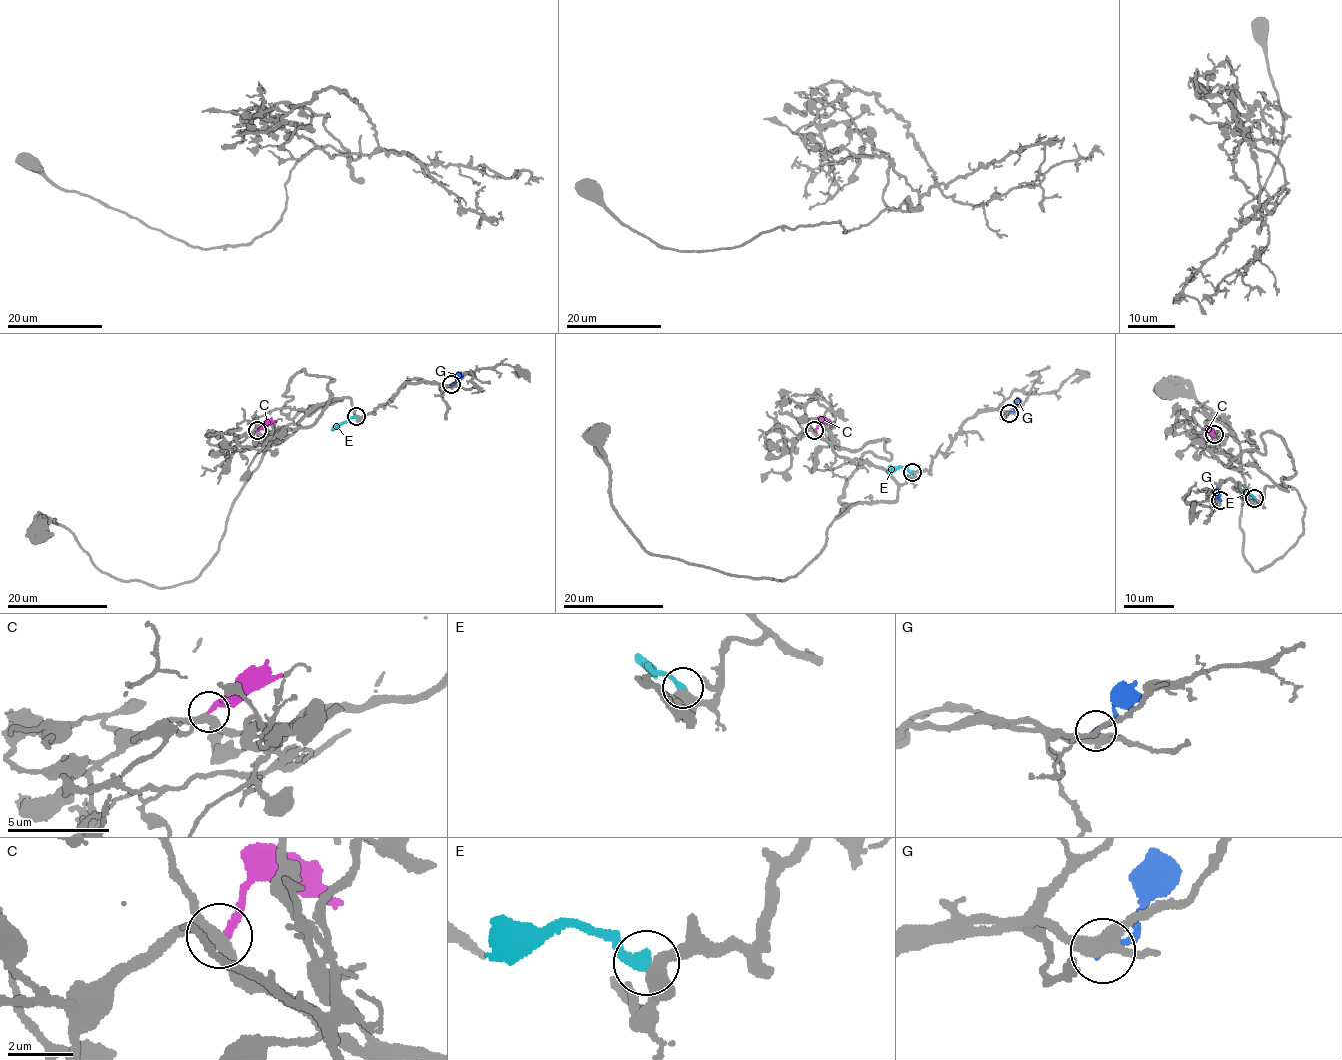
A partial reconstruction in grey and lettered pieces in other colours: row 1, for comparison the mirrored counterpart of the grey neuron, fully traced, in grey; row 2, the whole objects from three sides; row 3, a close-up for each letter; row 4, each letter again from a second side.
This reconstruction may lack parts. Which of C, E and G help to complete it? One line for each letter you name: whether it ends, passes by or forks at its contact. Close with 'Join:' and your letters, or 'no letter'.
C: it ends
Join: C

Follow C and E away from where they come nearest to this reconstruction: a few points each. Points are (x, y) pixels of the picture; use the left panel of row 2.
C: (256, 430), (275, 421)
E: (356, 415), (331, 430)

